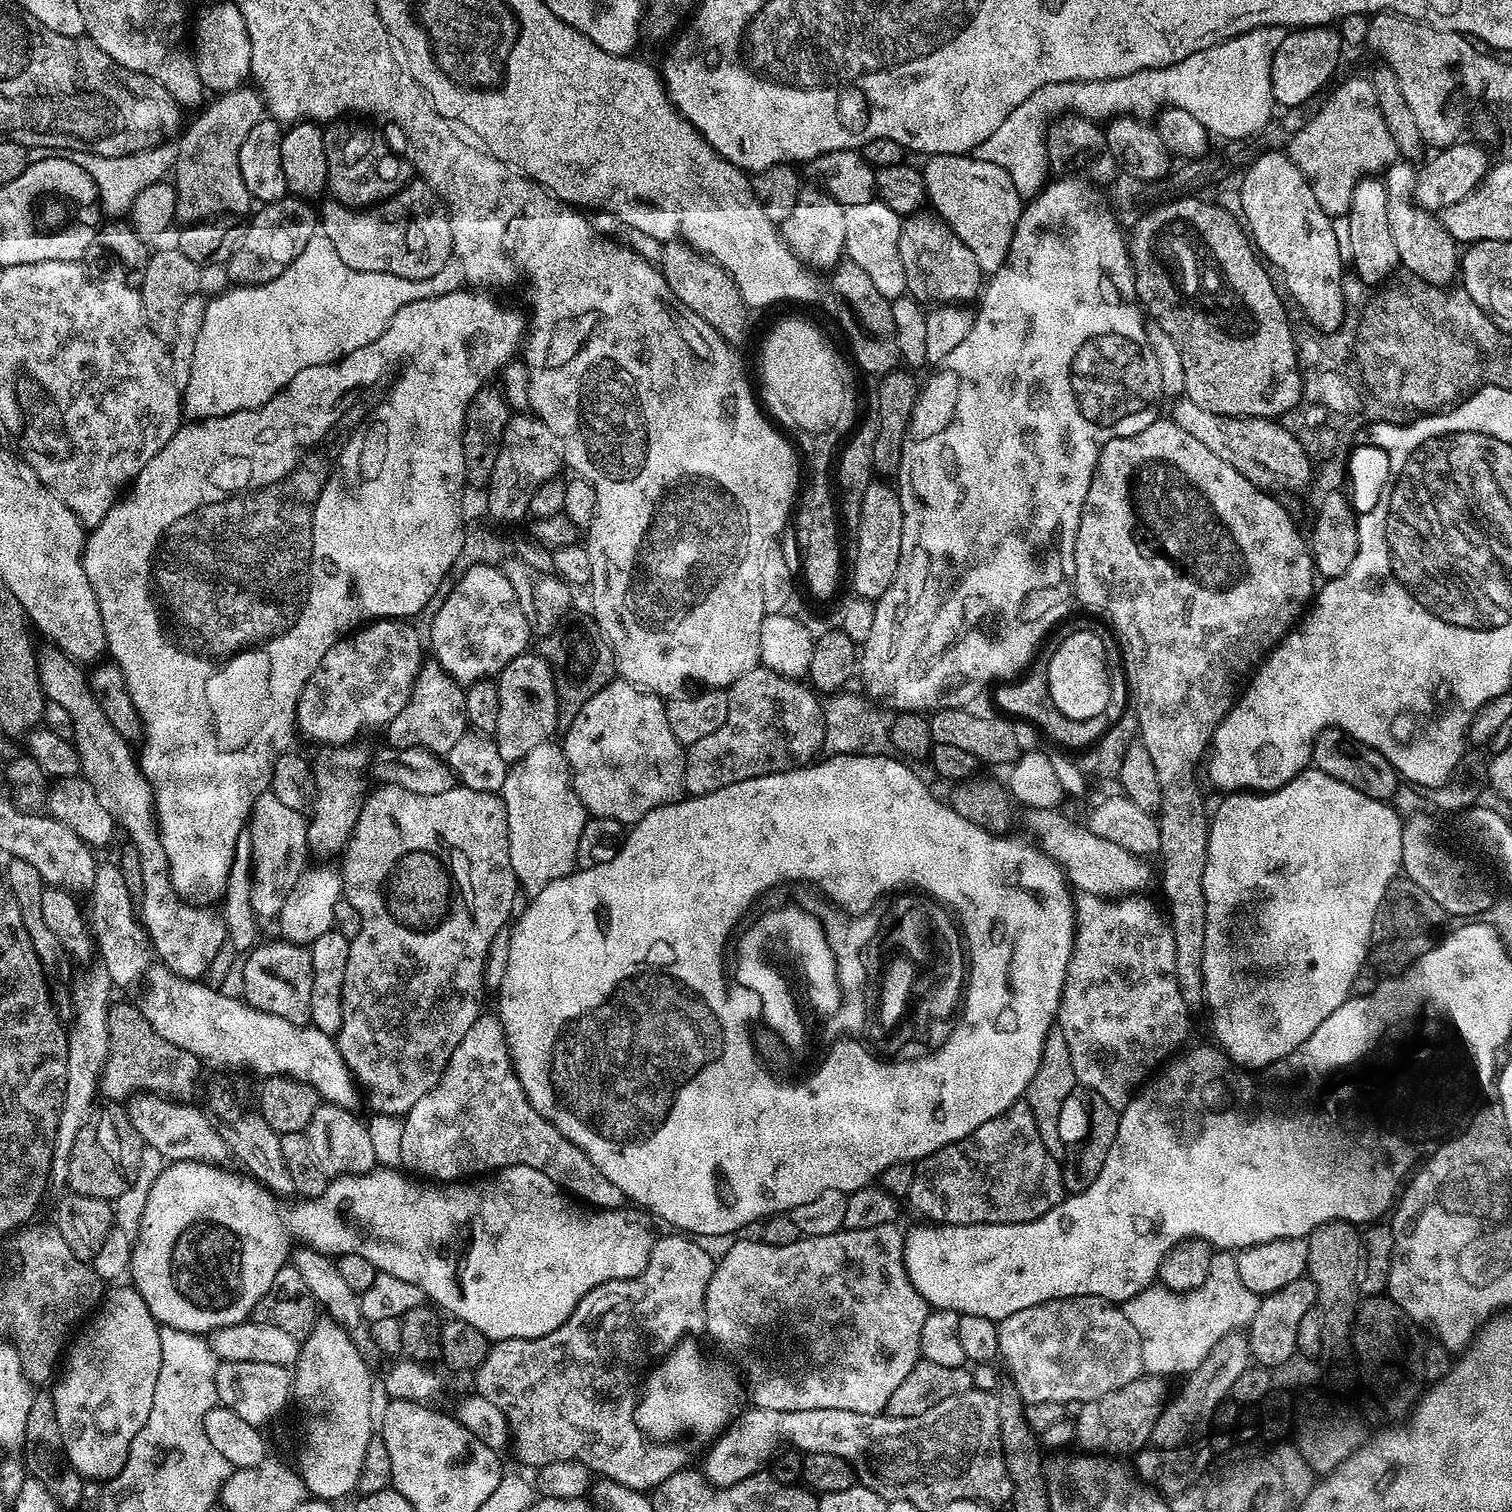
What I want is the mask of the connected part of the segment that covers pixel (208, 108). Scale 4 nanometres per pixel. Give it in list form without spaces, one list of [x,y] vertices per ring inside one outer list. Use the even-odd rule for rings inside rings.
[[[252,86],[238,87],[213,100],[216,100],[213,104],[205,103],[195,113],[196,121],[178,140],[174,169],[176,220],[185,225],[208,222],[221,214],[247,213],[254,204],[246,190],[246,182],[242,182],[242,170],[238,170],[238,150],[242,150],[242,142],[246,142],[246,134],[250,134],[251,128],[265,119],[264,100]]]

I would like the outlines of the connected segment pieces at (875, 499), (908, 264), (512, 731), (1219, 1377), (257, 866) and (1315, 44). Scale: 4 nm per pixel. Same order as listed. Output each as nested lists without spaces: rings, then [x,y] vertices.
[[[872,482],[862,500],[861,512],[856,524],[856,553],[852,556],[852,588],[857,597],[873,602],[882,598],[898,574],[898,558],[902,558],[902,506],[897,489],[891,483]]]
[[[921,210],[903,217],[898,234],[898,251],[906,270],[907,295],[913,296],[919,304],[964,306],[981,295],[982,273],[974,254],[935,211]]]
[[[529,650],[503,668],[496,680],[498,690],[498,726],[494,739],[498,754],[509,762],[526,758],[534,746],[542,746],[557,735],[560,723],[560,699],[554,686],[552,668],[543,656]]]
[[[1243,1331],[1231,1332],[1226,1334],[1226,1338],[1222,1338],[1222,1342],[1218,1342],[1218,1346],[1214,1346],[1214,1350],[1210,1350],[1210,1354],[1206,1354],[1204,1361],[1185,1379],[1188,1381],[1180,1396],[1156,1417],[1152,1439],[1135,1457],[1136,1464],[1140,1467],[1139,1475],[1144,1475],[1149,1480],[1145,1480],[1149,1485],[1157,1489],[1165,1488],[1168,1494],[1175,1494],[1181,1488],[1187,1488],[1191,1481],[1201,1475],[1202,1469],[1209,1463],[1208,1456],[1204,1453],[1206,1440],[1203,1440],[1203,1436],[1209,1435],[1216,1407],[1229,1399],[1234,1381],[1242,1374],[1242,1370],[1249,1368],[1251,1360],[1252,1351],[1247,1335]]]
[[[269,790],[254,802],[246,839],[252,848],[252,911],[260,918],[279,917],[282,902],[286,902],[290,890],[294,890],[294,882],[298,882],[309,863],[308,820],[305,813],[284,805]]]
[[[1335,27],[1289,30],[1286,38],[1282,38],[1282,46],[1278,46],[1274,54],[1270,70],[1273,101],[1279,107],[1281,104],[1284,108],[1296,108],[1299,104],[1314,99],[1320,91],[1323,93],[1329,87],[1328,79],[1335,74],[1336,67],[1340,64],[1340,48],[1342,49],[1342,41]]]

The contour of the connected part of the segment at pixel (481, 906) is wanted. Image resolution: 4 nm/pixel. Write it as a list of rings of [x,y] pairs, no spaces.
[[[384,784],[377,792],[372,792],[369,796],[367,793],[363,797],[360,813],[352,828],[352,835],[348,837],[343,856],[342,896],[350,902],[350,906],[354,906],[354,910],[358,910],[362,926],[350,940],[346,978],[342,982],[342,1026],[334,1039],[340,1047],[346,1066],[352,1072],[352,1079],[363,1091],[364,1088],[368,1091],[369,1106],[384,1116],[400,1118],[411,1110],[418,1098],[434,1090],[454,1050],[458,1050],[458,1042],[466,1038],[466,1030],[470,1030],[470,1026],[474,1026],[476,1019],[482,1015],[480,1003],[484,1000],[486,990],[485,964],[488,961],[488,951],[498,932],[513,919],[512,903],[516,900],[516,892],[518,893],[517,878],[510,862],[508,819],[504,801],[495,792],[474,792],[463,786],[451,788],[442,794],[414,794],[396,784]]]

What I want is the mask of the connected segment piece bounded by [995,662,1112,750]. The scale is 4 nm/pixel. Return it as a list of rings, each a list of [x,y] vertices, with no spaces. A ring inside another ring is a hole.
[[[1033,663],[1019,678],[1001,683],[996,690],[996,704],[1005,717],[1017,716],[1020,720],[1029,720],[1030,723],[1036,724],[1038,731],[1045,732],[1054,743],[1061,744],[1064,748],[1076,748],[1075,750],[1090,748],[1102,734],[1106,734],[1106,730],[1112,725],[1107,711],[1094,714],[1094,718],[1085,720],[1066,718],[1066,714],[1062,714],[1062,710],[1054,706],[1054,698],[1050,698],[1048,673],[1043,663]]]

